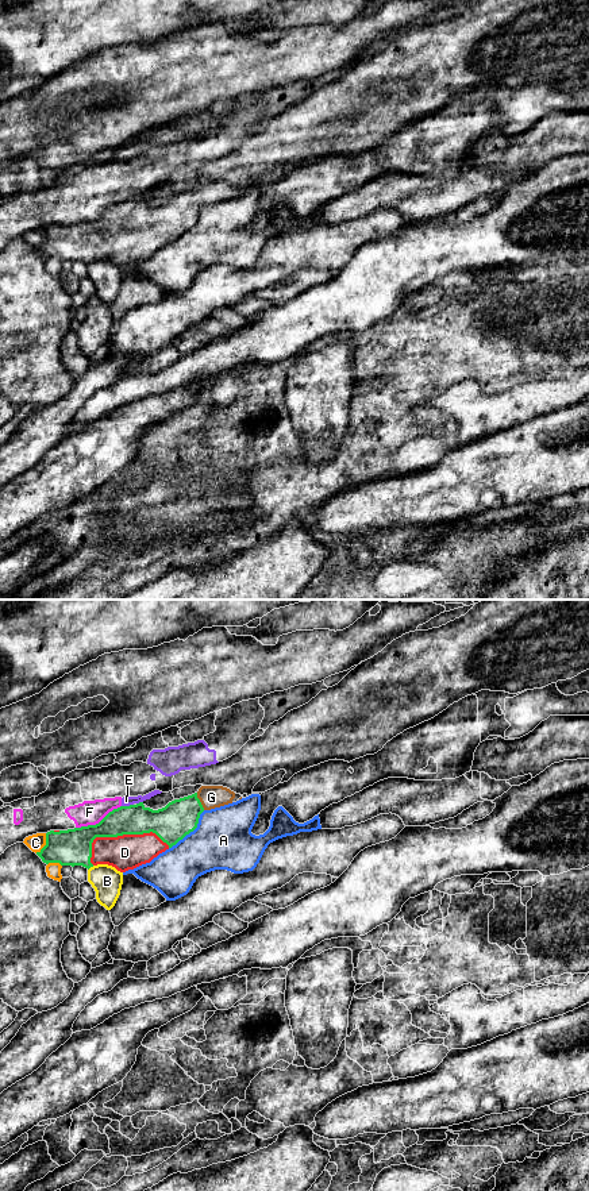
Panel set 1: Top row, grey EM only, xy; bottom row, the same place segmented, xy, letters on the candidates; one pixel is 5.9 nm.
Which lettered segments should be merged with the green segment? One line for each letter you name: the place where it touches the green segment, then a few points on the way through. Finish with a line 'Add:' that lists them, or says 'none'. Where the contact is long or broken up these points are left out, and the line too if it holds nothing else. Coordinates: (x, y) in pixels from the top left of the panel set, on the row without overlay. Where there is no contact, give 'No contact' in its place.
D: Touches green at xy (120, 230)
G: Touches green at xy (199, 196)
Add: D, G

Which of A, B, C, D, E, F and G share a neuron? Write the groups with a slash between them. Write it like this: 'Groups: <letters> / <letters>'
Groups: A / B / C / D G / E F

